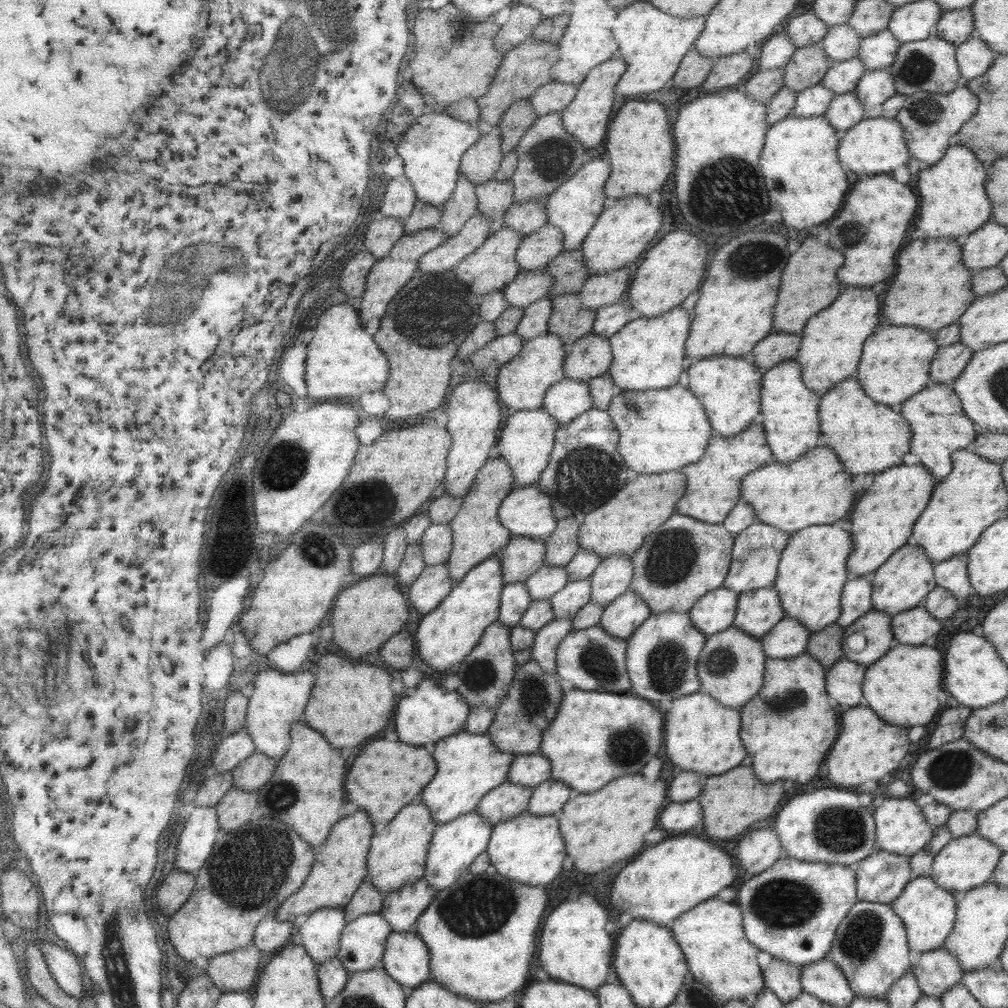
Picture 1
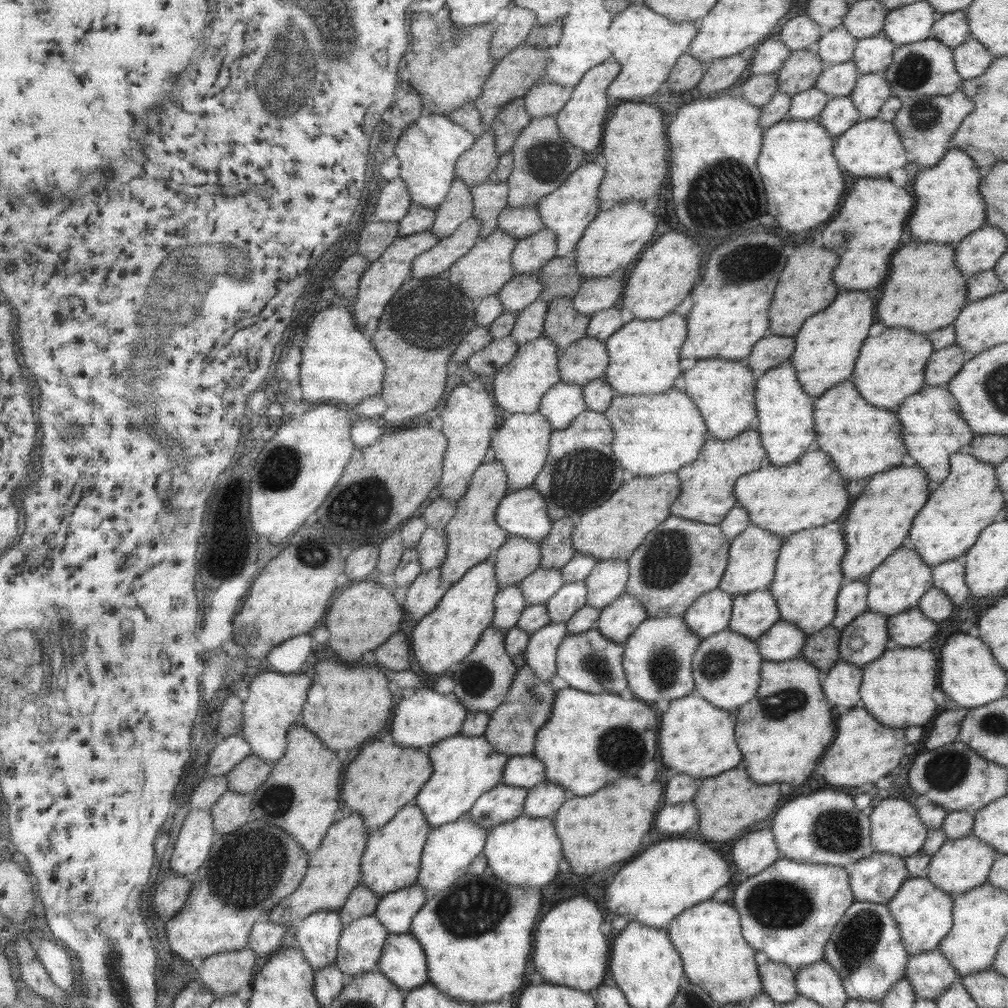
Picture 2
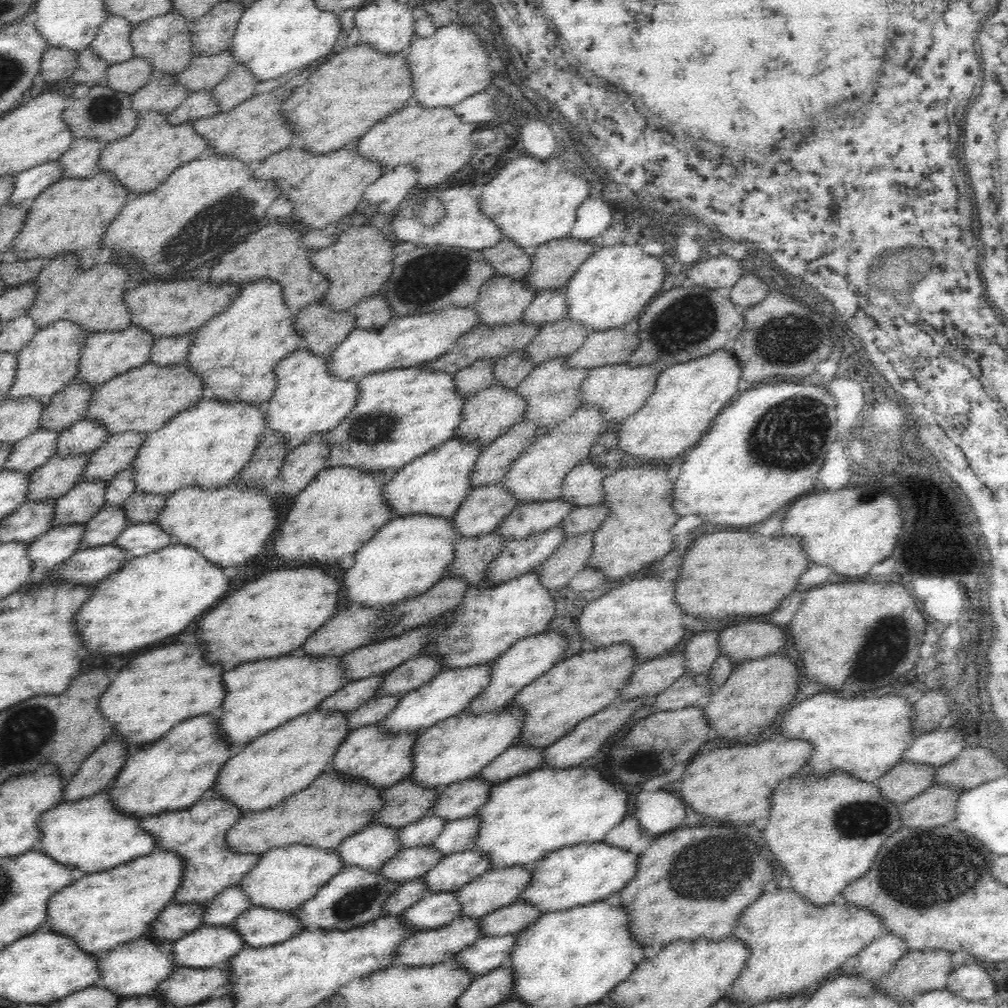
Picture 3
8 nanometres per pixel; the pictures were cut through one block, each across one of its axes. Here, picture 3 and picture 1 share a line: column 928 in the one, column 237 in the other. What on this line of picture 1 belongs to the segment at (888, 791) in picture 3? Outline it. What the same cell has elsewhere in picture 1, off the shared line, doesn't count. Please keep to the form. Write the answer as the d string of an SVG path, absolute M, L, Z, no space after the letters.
M253 752L230 770L232 786L239 790L255 792L268 782L276 764L277 760L265 756L263 753Z

